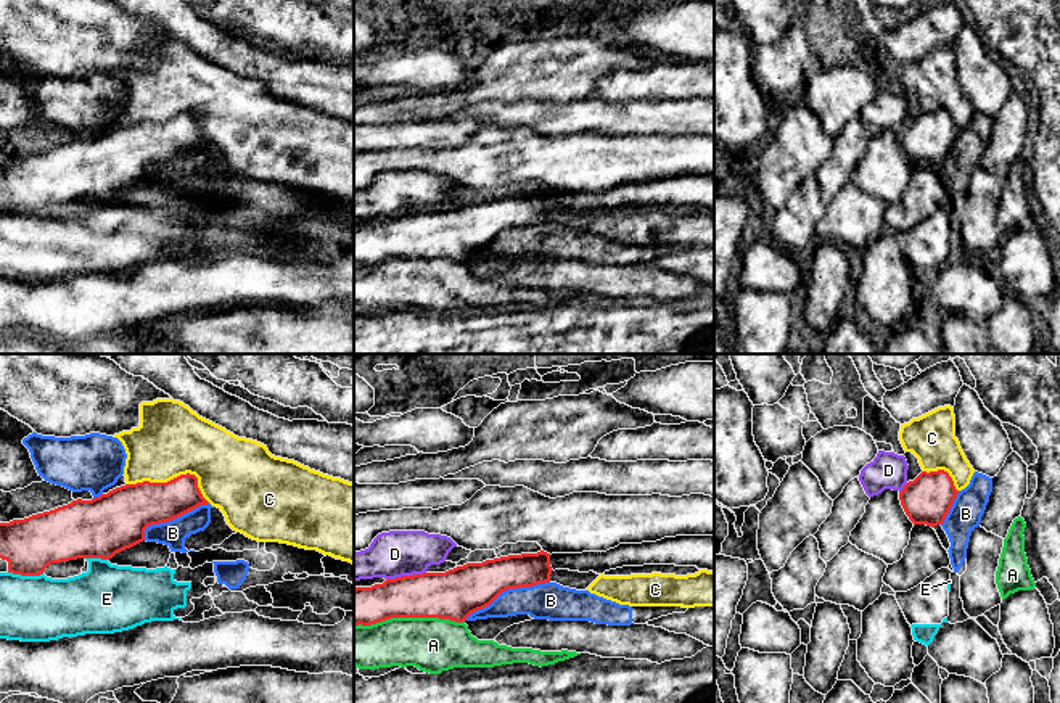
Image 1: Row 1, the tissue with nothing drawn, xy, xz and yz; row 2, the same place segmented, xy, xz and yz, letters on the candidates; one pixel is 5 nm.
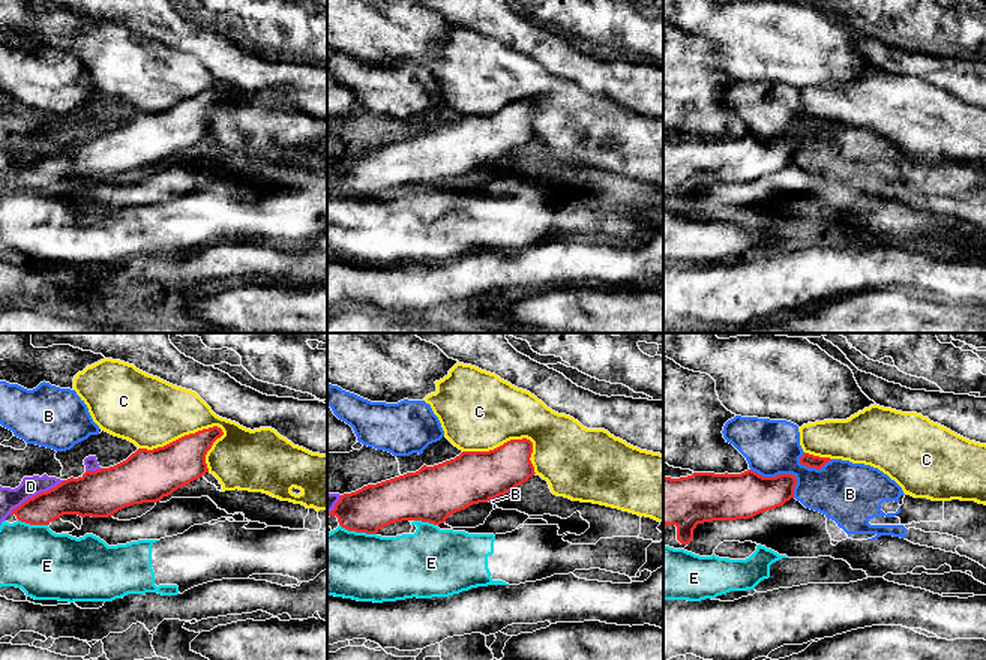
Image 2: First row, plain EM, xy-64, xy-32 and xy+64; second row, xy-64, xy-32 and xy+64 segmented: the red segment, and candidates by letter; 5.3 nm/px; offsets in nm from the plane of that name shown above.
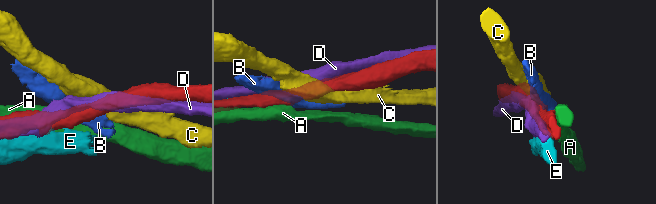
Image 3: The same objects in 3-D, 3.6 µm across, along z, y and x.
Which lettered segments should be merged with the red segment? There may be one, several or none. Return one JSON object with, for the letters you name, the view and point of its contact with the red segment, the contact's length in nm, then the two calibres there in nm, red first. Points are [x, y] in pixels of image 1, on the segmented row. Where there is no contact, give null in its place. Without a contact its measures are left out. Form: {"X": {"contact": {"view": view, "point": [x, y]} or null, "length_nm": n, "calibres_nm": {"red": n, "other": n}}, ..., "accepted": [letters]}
{"accepted": []}

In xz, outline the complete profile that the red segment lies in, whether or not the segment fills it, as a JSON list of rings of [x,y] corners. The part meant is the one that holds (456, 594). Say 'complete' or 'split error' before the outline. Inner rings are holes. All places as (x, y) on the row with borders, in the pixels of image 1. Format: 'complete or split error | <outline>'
complete | [[[550,553],[508,555],[466,563],[446,573],[386,579],[354,589],[354,626],[391,618],[439,618],[463,623],[508,589],[550,582]]]

